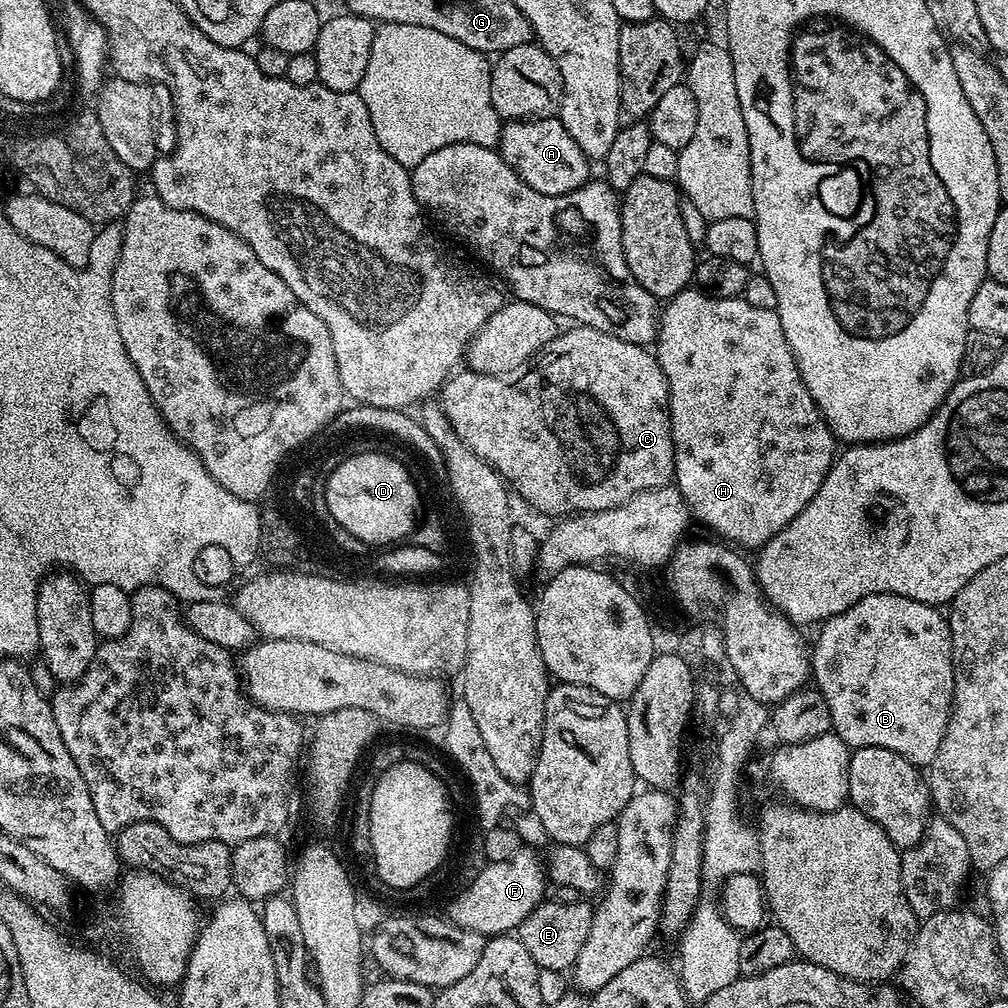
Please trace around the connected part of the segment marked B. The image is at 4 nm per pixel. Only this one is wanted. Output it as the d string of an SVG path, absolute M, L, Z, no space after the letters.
M879 592L878 594L870 594L866 598L862 598L858 602L854 602L854 606L850 606L846 610L842 610L842 614L832 616L819 625L818 631L820 633L816 636L816 644L814 640L814 647L810 652L810 659L812 661L812 675L811 679L814 681L815 687L820 689L822 698L826 698L826 706L830 706L830 718L832 719L831 731L838 738L842 738L842 742L848 745L849 749L855 750L857 748L865 748L866 746L878 746L886 750L894 750L894 754L898 754L902 758L906 758L914 765L926 766L934 758L934 754L938 754L938 746L942 746L942 738L946 734L946 726L948 725L948 715L952 713L952 687L954 686L954 670L952 669L952 635L948 629L948 622L945 613L939 607L931 604L923 604L922 602L914 602L914 598L906 598L898 594L890 594L889 592Z

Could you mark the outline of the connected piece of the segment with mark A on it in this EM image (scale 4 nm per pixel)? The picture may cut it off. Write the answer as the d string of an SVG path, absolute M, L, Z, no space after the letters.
M559 118L543 120L509 120L500 129L498 145L500 157L509 164L538 194L566 194L584 187L590 179L588 155L566 134L566 126L562 126Z

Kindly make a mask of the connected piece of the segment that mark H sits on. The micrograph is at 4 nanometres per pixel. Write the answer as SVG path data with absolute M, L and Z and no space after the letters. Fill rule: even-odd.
M695 286L685 288L665 304L668 305L665 308L663 305L658 316L654 353L669 382L669 420L672 423L675 487L680 489L684 500L687 501L689 513L695 519L697 516L706 527L713 528L717 532L715 535L721 541L732 546L739 546L741 549L759 550L768 540L777 536L791 520L798 518L800 511L816 497L838 455L838 441L832 435L824 415L818 410L814 398L810 396L810 390L806 390L806 382L802 380L802 374L790 350L790 342L786 342L786 333L782 330L782 322L776 310L755 308L743 298L719 300L713 296L704 295Z

